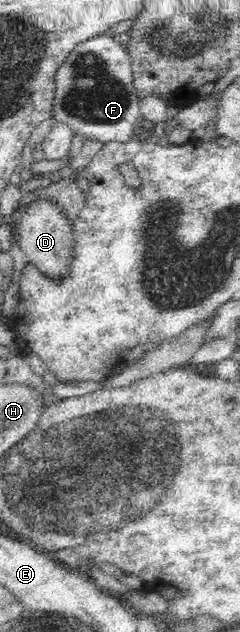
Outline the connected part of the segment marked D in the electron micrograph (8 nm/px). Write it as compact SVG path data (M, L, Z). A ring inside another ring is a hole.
M45 198L30 201L18 221L19 245L24 251L25 261L31 262L41 270L41 274L58 280L68 271L72 262L74 232L72 223L55 202Z

